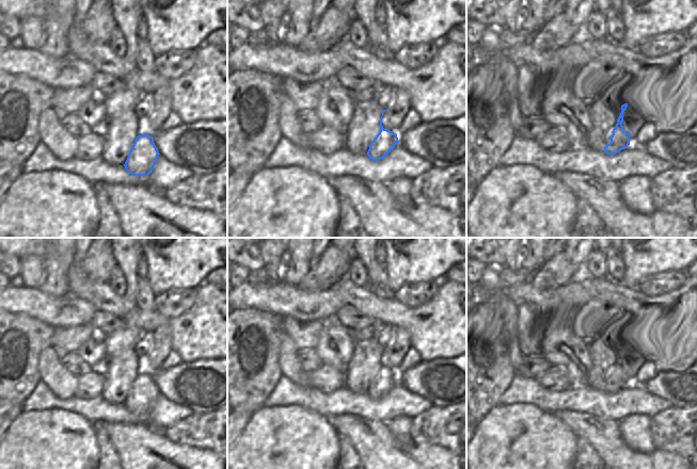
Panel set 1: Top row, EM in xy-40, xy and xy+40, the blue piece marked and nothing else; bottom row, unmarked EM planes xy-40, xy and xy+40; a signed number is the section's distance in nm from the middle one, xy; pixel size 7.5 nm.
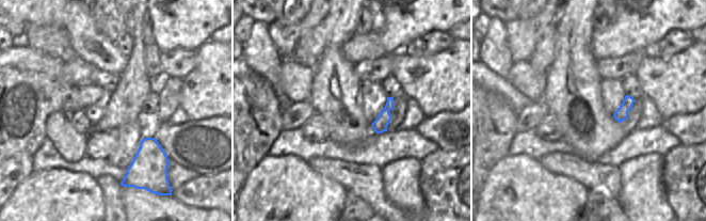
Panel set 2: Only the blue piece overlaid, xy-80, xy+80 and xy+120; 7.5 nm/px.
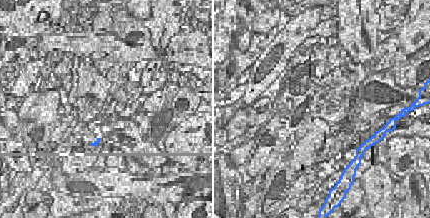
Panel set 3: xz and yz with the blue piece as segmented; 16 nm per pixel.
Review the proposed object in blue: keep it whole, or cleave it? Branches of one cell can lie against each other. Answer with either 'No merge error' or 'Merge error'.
No merge error

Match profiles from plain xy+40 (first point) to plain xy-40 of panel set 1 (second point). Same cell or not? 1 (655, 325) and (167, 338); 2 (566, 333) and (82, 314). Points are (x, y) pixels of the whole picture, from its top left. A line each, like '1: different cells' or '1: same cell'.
1: different cells
2: different cells

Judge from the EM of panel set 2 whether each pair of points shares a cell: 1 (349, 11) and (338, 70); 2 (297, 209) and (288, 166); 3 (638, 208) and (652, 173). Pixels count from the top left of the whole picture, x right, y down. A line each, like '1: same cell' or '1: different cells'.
1: same cell
2: same cell
3: same cell

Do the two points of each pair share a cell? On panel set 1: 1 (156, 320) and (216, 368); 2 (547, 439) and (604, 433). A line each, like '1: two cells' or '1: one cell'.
1: two cells
2: two cells

